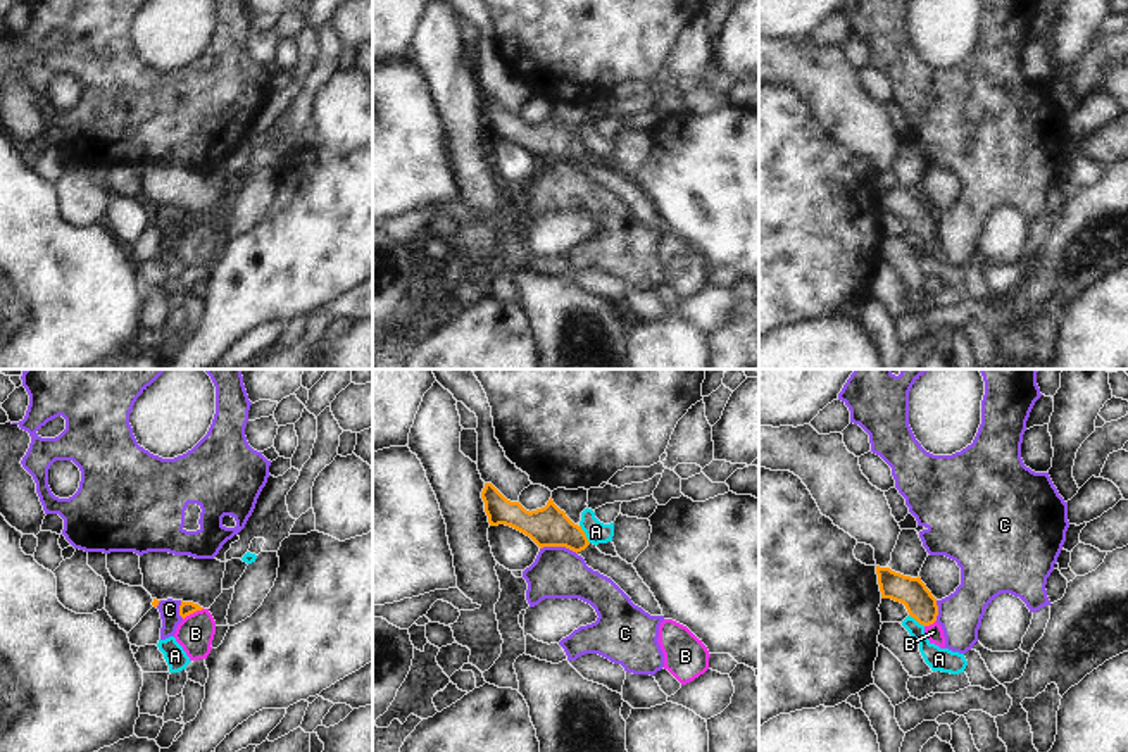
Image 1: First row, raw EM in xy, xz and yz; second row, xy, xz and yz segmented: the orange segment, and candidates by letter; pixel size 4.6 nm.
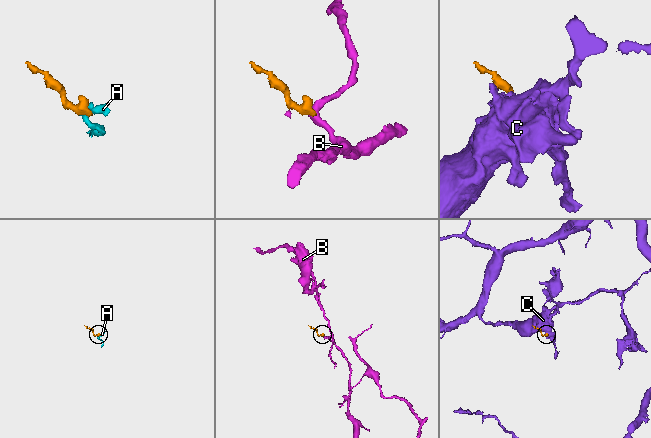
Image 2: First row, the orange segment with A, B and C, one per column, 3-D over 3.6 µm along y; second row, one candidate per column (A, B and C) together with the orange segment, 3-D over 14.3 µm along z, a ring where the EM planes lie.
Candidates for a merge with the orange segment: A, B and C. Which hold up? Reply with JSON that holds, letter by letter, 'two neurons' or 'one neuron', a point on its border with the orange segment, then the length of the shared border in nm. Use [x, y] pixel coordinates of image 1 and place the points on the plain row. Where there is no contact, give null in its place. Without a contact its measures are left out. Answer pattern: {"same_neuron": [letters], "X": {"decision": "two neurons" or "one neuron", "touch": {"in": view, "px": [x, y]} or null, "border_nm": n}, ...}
{"same_neuron": ["B"], "A": {"decision": "two neurons", "touch": {"in": "xz", "px": [583, 147]}, "border_nm": 100}, "B": {"decision": "one neuron", "touch": {"in": "xy", "px": [192, 226]}, "border_nm": 110}, "C": {"decision": "two neurons", "touch": {"in": "xz", "px": [559, 159]}, "border_nm": 180}}

